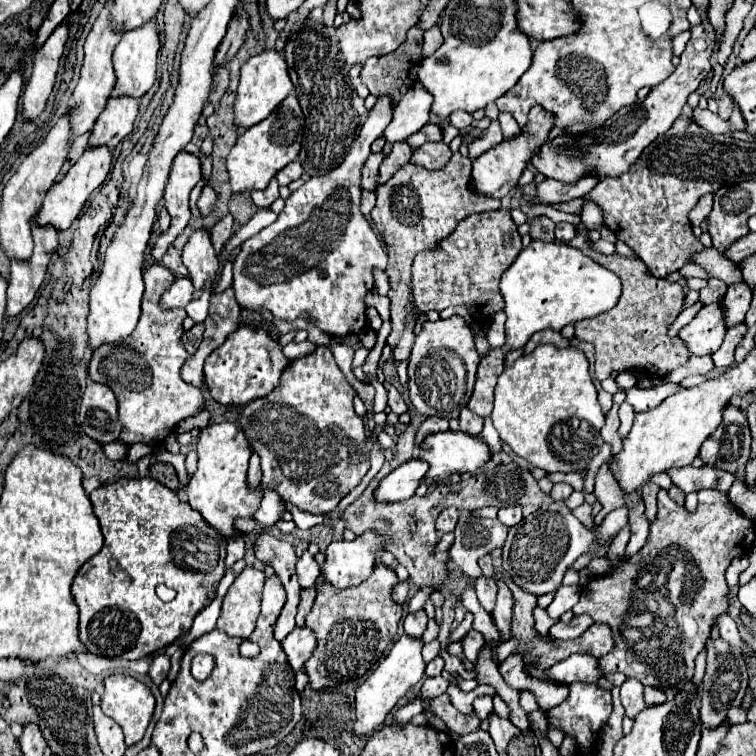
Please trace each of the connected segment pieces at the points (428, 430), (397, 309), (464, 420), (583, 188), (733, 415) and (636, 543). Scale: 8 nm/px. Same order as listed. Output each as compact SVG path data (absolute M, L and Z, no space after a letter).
M431 417L431 419L425 419L421 423L421 427L417 429L417 435L415 435L415 447L421 447L423 439L427 435L433 435L433 433L439 433L439 431L447 431L449 429L449 421L447 419L439 419L439 417Z
M453 153L449 163L443 169L429 171L417 165L403 165L385 185L375 189L377 203L371 211L371 219L381 233L389 263L385 273L389 277L389 293L391 299L391 333L387 337L387 345L395 347L403 335L403 319L407 317L407 295L409 295L409 277L413 257L419 251L433 249L441 239L453 233L459 221L469 217L471 213L485 213L501 207L499 199L489 199L483 195L475 195L471 191L471 161L461 153Z
M465 407L461 411L461 417L459 417L459 429L465 431L465 433L471 433L471 435L479 435L481 429L483 429L483 417L475 415L473 411L469 411Z
M583 175L583 179L579 179L579 183L561 183L561 181L555 181L555 179L545 179L543 183L539 183L537 199L521 201L521 203L527 203L527 205L535 205L537 201L541 201L545 205L565 203L565 201L587 195L597 183L599 183L597 175Z
M727 405L723 415L725 421L701 445L699 457L703 459L705 465L725 469L737 475L739 479L743 479L745 463L749 459L749 445L751 445L747 417L743 415L741 409L733 405Z
M635 491L635 495L627 495L625 497L625 507L629 509L629 529L631 529L631 539L627 543L627 549L623 553L623 557L617 561L617 567L629 559L629 555L635 555L641 551L641 547L647 543L649 539L649 519L645 515L645 505L641 501L641 493Z

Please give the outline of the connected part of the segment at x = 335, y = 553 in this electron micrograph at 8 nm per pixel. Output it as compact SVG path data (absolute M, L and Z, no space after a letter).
M365 533L355 541L333 541L325 549L321 577L335 589L347 589L363 583L377 563L377 551L383 549L383 537Z

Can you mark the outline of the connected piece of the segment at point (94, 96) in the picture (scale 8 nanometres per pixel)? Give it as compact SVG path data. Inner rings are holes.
M109 1L105 5L105 9L101 11L101 15L97 17L91 33L85 39L85 59L83 59L83 67L81 67L81 79L79 85L75 87L75 93L71 97L73 101L73 111L71 111L71 139L77 139L79 135L87 133L93 129L99 113L105 109L107 99L115 87L115 71L113 71L113 49L117 47L121 35L111 31L111 23L109 23L109 11L113 7L113 1Z

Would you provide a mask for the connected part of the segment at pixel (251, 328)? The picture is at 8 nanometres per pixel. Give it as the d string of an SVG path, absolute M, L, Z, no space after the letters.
M239 325L239 329L205 359L203 373L209 393L217 403L239 407L271 393L279 385L287 363L281 345L271 337L267 325Z

